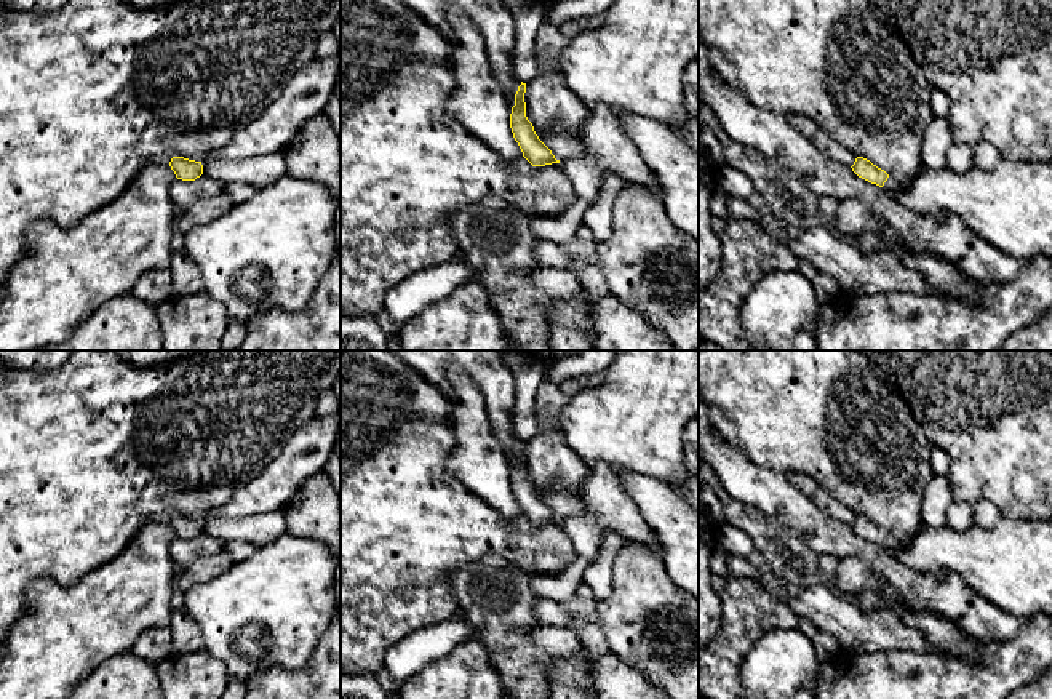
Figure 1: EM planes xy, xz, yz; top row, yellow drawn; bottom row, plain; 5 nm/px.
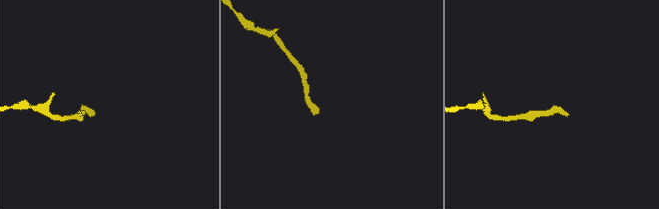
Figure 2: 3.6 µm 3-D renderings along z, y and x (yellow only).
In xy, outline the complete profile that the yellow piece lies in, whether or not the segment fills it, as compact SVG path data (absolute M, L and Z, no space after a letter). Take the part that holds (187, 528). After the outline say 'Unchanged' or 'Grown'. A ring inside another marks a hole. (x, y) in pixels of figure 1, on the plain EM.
M173 515L169 525L176 536L182 539L195 539L203 533L201 520L189 518L184 515Z. Unchanged

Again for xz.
M521 440L515 453L515 464L512 465L510 472L510 486L515 499L518 501L523 510L523 515L532 525L560 521L560 518L555 517L552 509L539 497L532 481L526 475L524 451L526 451L526 441Z. Unchanged

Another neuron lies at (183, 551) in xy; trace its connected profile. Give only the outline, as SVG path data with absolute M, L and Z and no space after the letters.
M201 533L195 539L177 537L171 542L169 552L177 569L185 568L189 563L216 555L224 549L224 542L217 541L206 533Z

